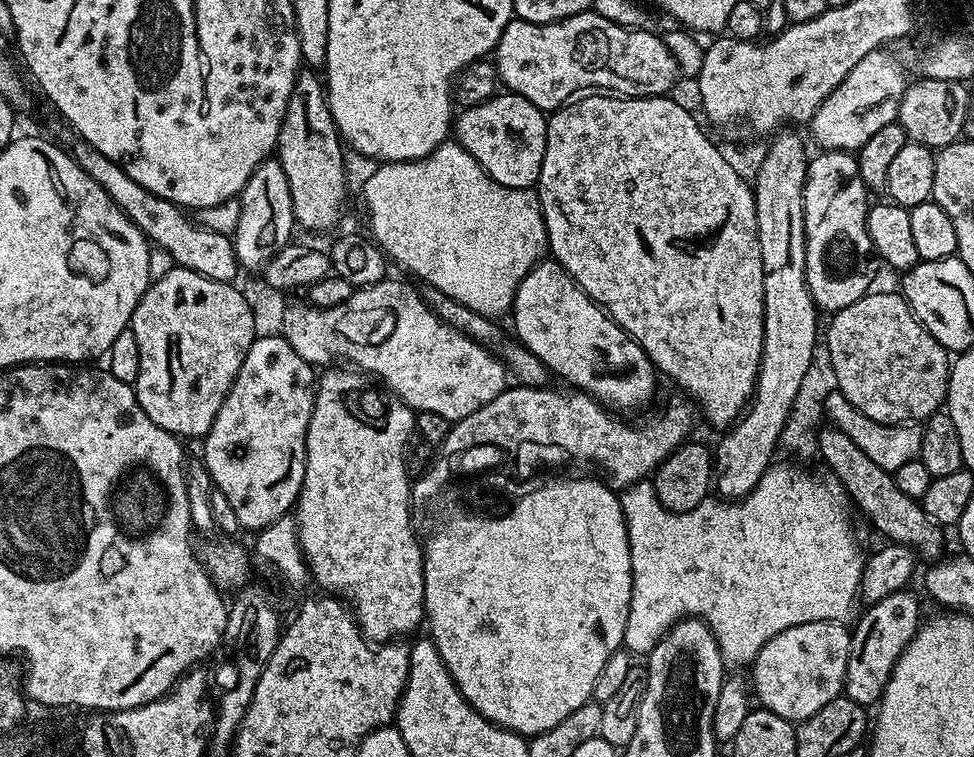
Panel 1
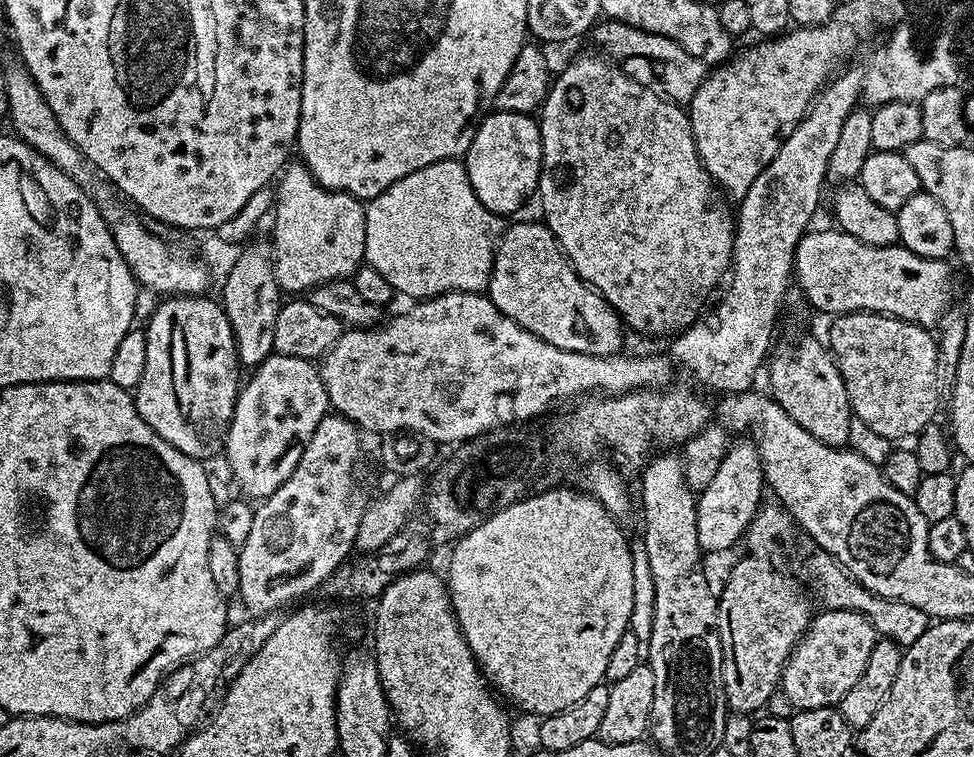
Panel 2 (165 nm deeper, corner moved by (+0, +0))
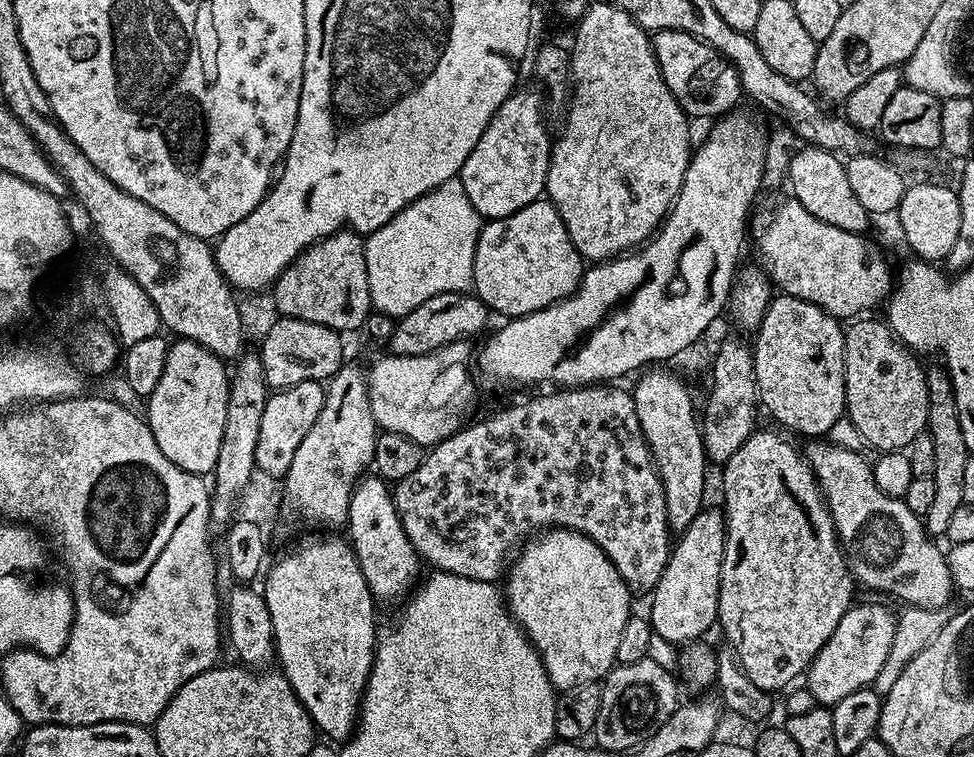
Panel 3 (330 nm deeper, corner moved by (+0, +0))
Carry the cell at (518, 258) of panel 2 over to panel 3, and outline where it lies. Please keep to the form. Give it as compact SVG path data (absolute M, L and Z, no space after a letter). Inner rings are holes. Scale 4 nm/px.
M541 198L514 214L503 216L501 220L488 220L481 227L478 246L474 250L472 283L475 295L493 313L501 312L504 318L515 318L529 316L531 312L537 312L571 296L580 287L580 279L585 271L586 261L574 242L570 242L570 234L558 210L547 199Z

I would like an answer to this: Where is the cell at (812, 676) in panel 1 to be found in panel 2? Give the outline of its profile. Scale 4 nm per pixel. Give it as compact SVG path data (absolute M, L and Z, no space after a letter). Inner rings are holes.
M830 608L821 613L813 615L808 631L792 647L784 663L782 687L797 710L839 705L846 690L862 678L866 662L870 662L870 650L874 650L878 639L875 626L861 612Z

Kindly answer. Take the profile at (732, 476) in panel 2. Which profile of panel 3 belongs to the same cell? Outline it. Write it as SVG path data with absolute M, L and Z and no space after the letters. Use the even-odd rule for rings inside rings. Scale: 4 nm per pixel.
M708 506L698 514L698 518L694 518L694 522L690 522L690 526L686 526L684 532L679 533L672 555L666 562L666 570L662 570L662 578L658 578L656 587L650 593L650 599L652 599L650 619L653 633L659 639L661 636L668 644L683 646L699 641L703 637L700 635L711 624L713 627L717 623L716 611L718 610L718 594L720 593L720 571L724 557L724 518L725 515L719 507L711 508L711 506Z

